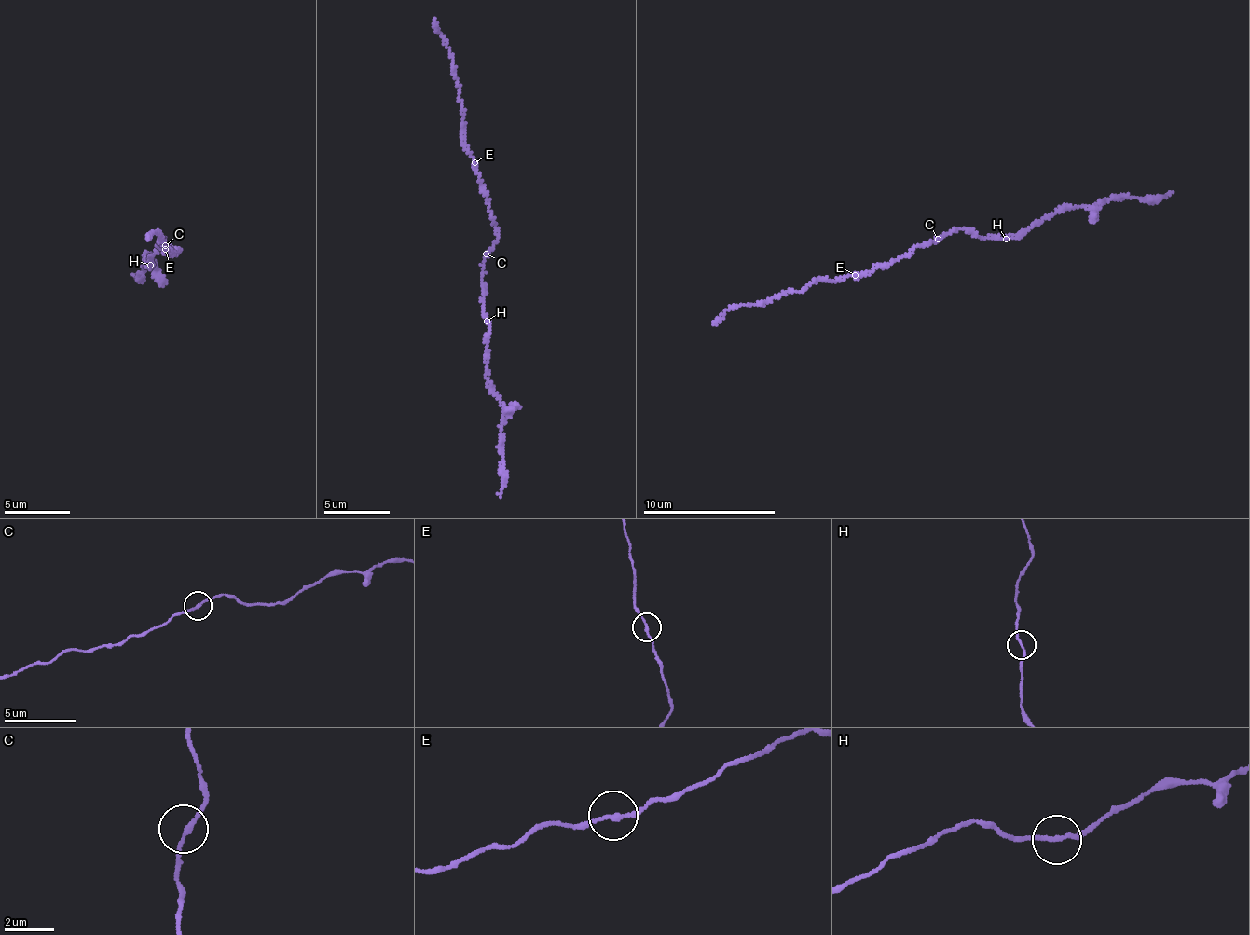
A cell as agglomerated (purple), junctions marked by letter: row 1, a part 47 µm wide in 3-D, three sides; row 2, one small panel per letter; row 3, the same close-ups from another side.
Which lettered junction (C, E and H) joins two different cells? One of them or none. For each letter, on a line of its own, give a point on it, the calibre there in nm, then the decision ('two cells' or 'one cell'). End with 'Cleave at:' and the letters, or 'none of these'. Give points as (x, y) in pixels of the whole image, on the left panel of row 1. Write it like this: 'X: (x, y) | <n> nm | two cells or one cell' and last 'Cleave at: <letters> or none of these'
C: (165, 245) | 170 nm | one cell
E: (165, 249) | 150 nm | one cell
H: (150, 265) | 150 nm | one cell
Cleave at: none of these

